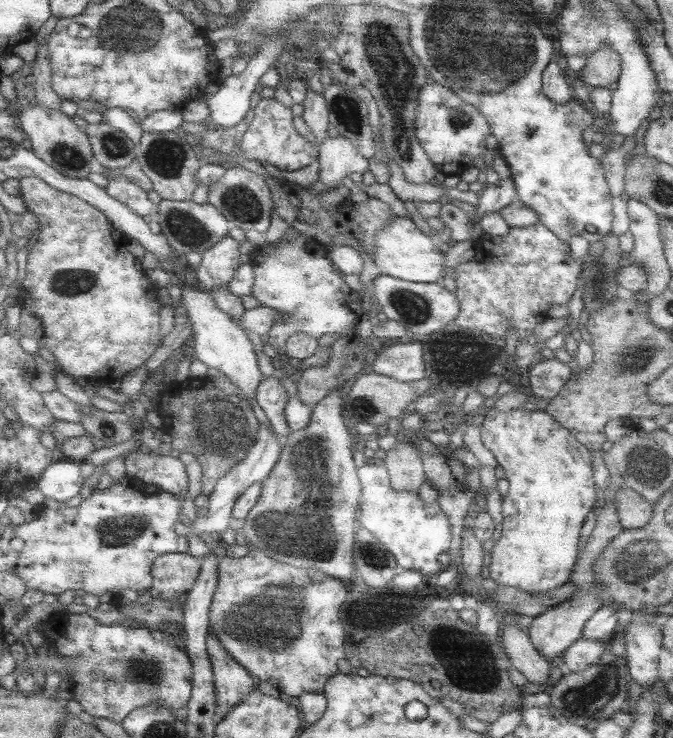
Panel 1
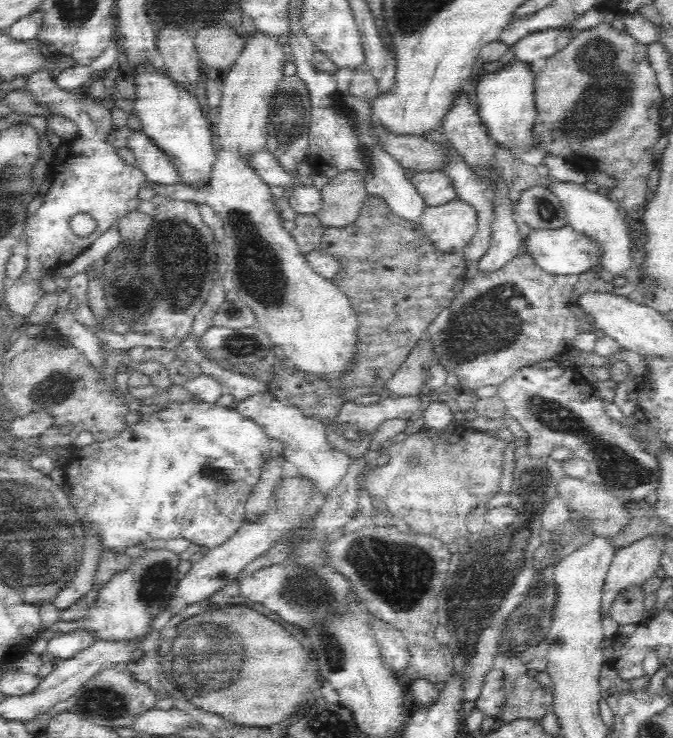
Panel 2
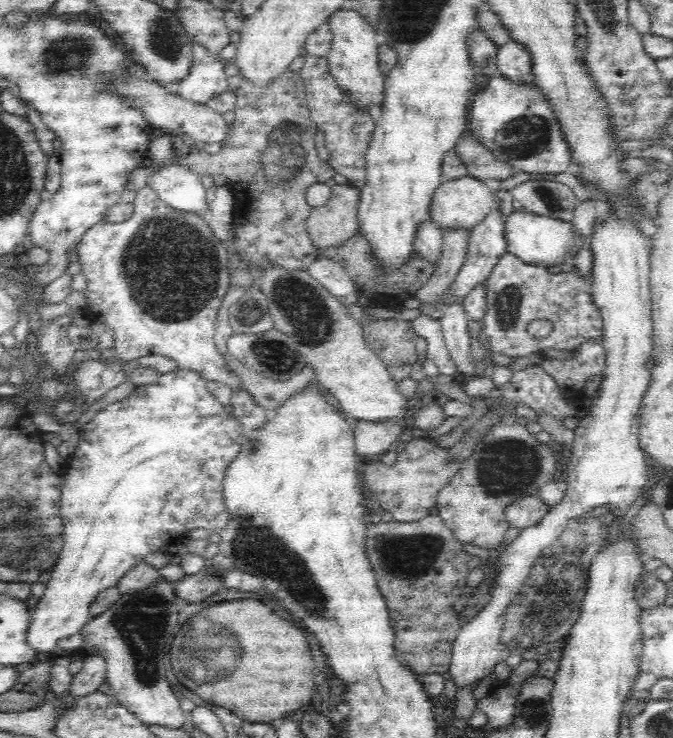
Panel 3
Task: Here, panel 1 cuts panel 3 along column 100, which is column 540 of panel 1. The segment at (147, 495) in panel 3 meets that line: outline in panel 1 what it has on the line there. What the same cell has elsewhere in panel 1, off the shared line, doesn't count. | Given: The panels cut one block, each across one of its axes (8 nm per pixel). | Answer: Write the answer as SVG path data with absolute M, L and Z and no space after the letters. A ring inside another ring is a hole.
M493 408L485 416L481 440L497 456L509 482L509 496L503 498L503 532L489 564L491 580L497 586L513 586L529 594L545 594L565 586L577 562L579 528L597 500L593 454L541 410L497 412Z

